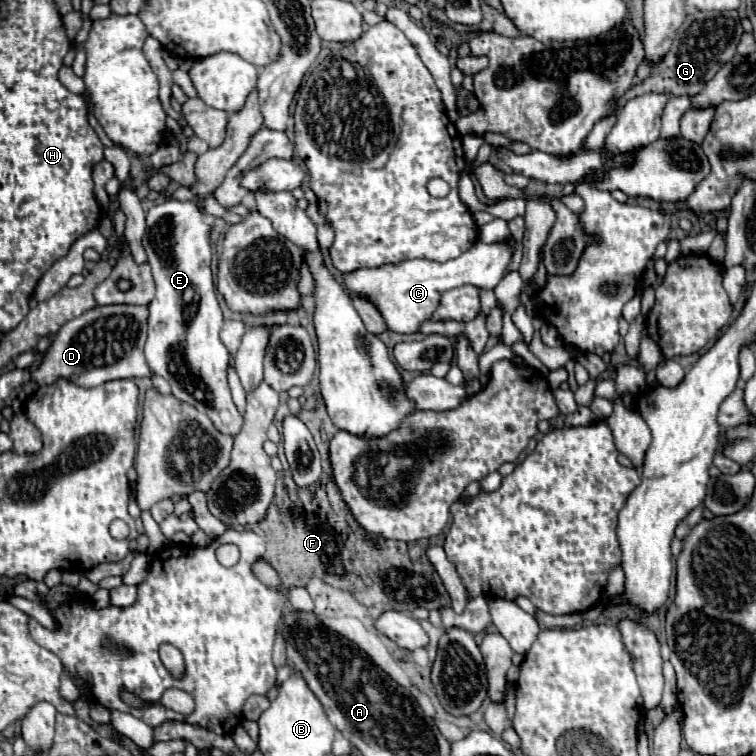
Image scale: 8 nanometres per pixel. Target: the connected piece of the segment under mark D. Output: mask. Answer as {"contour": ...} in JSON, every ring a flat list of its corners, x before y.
{"contour":[[96,306,76,320,66,322,54,336,50,348,42,356,40,368,32,374,32,382,48,386,64,378,80,388,94,388,110,380,152,376,146,370,144,342,146,342,146,306]]}

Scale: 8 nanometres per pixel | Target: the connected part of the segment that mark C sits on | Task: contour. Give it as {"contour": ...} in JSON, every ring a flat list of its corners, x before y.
{"contour":[[476,242,470,250,462,252,458,258,448,260,444,264,436,264,430,260,408,260,404,264,396,264,396,266,384,266,384,268,364,268,364,270,356,270,350,274,344,274,344,282,346,282,346,290,352,296,352,292,364,292,364,296,372,296,372,300,376,300,376,306,380,308,380,312,384,312,384,320,388,324,388,328,392,332,398,334,414,334,420,330,420,326,428,320,432,320,436,308,440,306,440,298,446,290,452,288,460,288,464,284,472,284,476,288,488,288,494,290,494,286,498,284,498,280,502,278,506,266,510,264,514,254,514,242,510,244,484,244,484,242]]}

